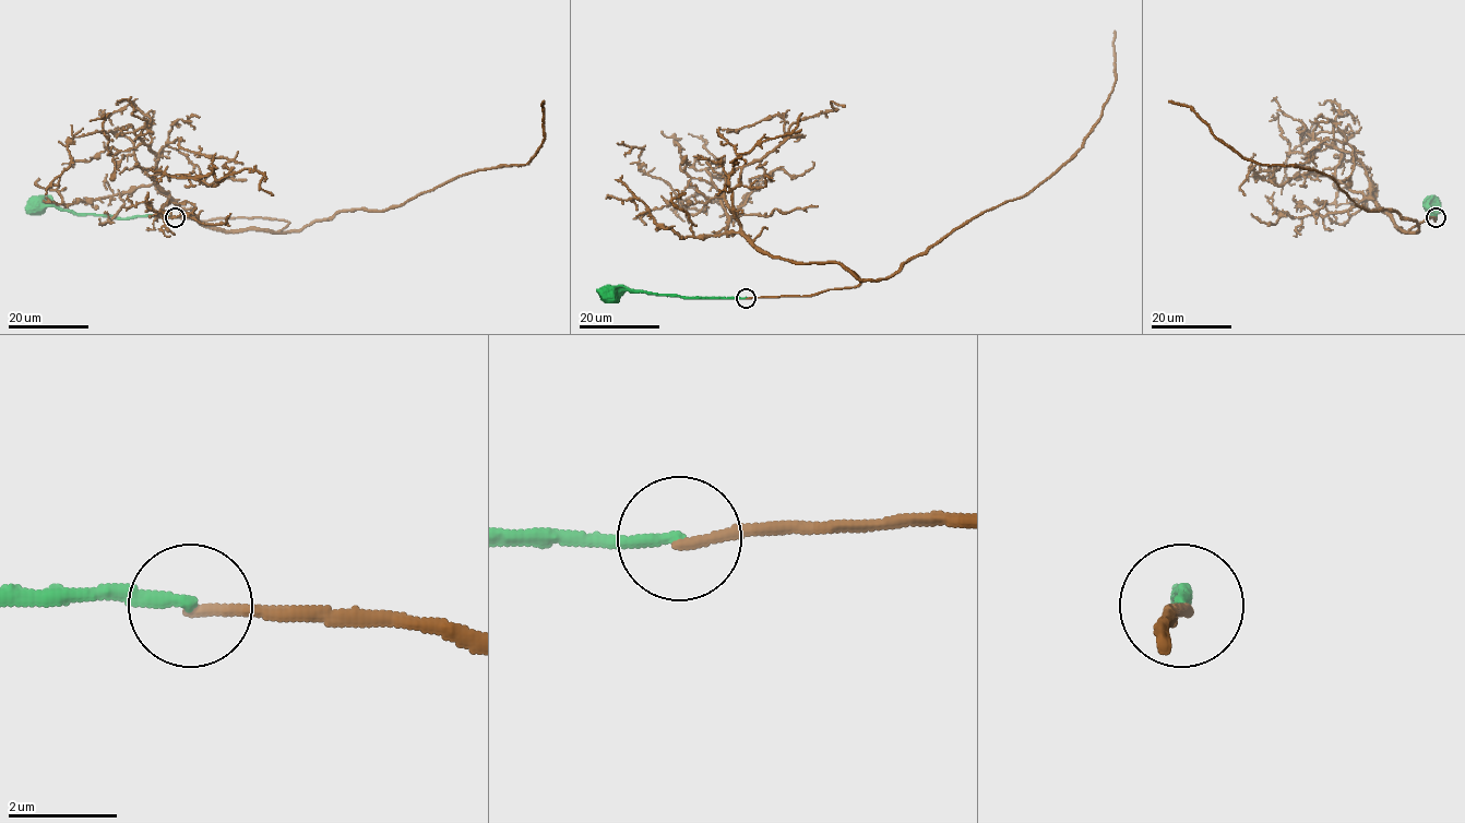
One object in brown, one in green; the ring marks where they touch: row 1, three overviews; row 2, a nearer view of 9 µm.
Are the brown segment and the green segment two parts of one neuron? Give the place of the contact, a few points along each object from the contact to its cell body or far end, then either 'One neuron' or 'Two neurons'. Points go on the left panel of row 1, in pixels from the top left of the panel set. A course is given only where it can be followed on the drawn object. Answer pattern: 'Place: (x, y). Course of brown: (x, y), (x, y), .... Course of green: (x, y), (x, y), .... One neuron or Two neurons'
Place: (175, 217). Course of brown: (175, 217), (284, 219), (289, 231), (340, 212), (396, 207), (460, 176), (525, 164), (544, 140), (543, 100). Course of green: (175, 217), (115, 218), (60, 211), (50, 202), (34, 202), (36, 204). Two neurons

